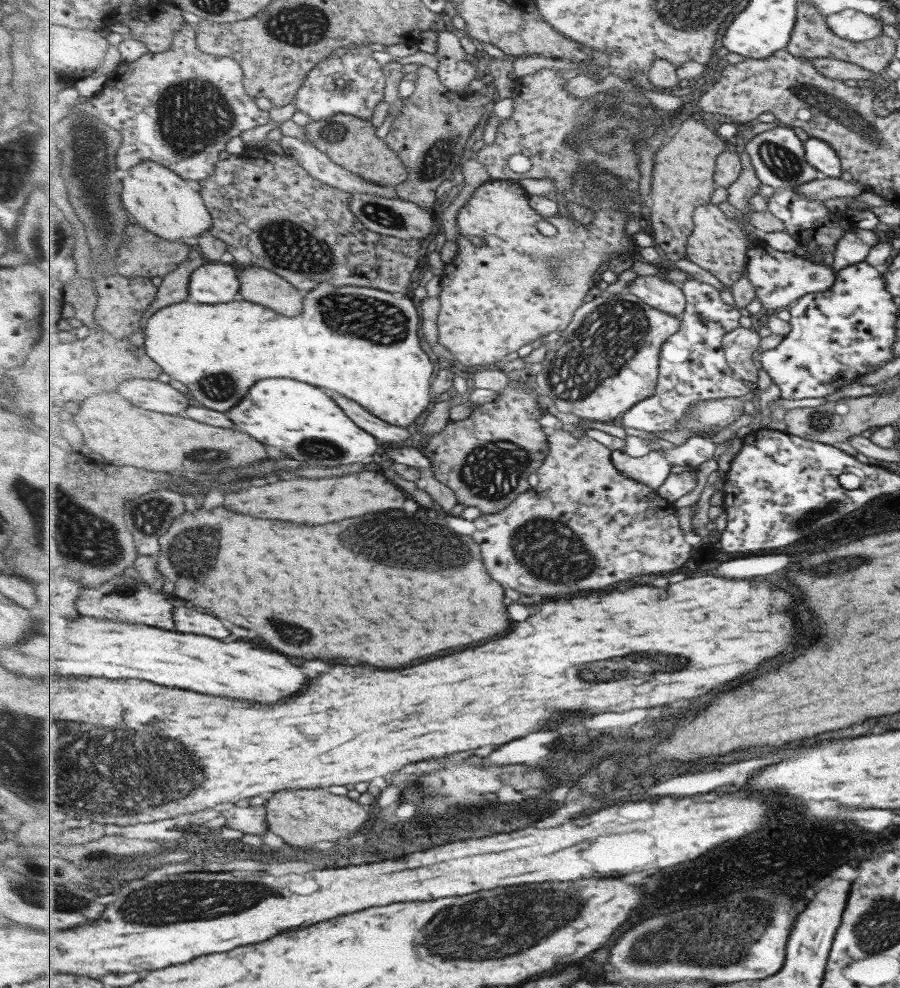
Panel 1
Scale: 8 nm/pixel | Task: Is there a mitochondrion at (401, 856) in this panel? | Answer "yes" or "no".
no

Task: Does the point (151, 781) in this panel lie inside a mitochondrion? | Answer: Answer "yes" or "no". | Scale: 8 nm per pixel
yes

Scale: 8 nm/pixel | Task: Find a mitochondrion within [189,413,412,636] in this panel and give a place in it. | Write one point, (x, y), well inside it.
(315, 448)

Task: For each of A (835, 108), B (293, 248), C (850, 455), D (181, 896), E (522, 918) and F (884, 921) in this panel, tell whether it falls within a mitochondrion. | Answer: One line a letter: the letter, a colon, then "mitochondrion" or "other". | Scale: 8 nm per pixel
A: mitochondrion
B: mitochondrion
C: other
D: mitochondrion
E: mitochondrion
F: mitochondrion

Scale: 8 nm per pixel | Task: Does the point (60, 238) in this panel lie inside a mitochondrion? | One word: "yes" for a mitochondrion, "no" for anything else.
yes

